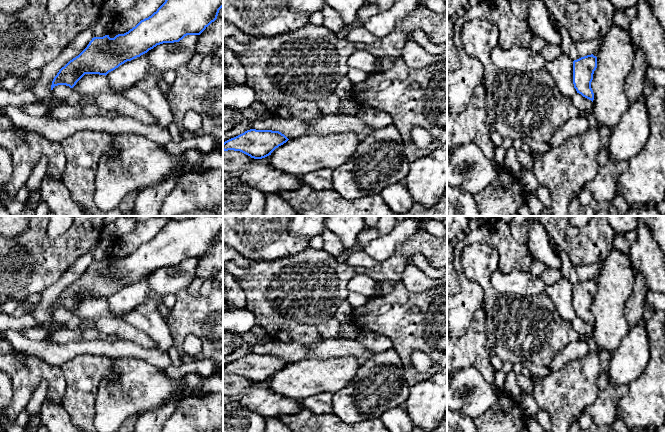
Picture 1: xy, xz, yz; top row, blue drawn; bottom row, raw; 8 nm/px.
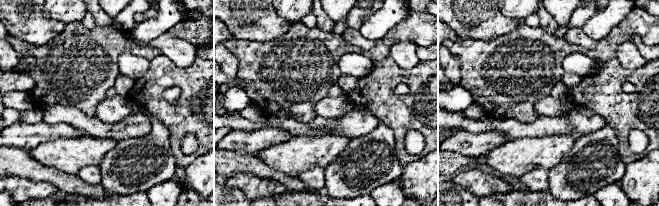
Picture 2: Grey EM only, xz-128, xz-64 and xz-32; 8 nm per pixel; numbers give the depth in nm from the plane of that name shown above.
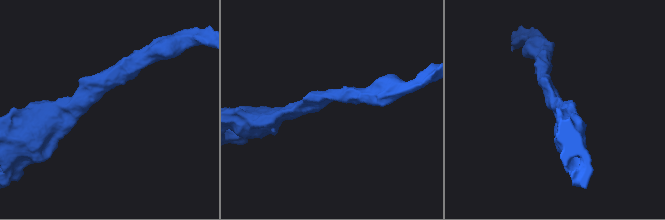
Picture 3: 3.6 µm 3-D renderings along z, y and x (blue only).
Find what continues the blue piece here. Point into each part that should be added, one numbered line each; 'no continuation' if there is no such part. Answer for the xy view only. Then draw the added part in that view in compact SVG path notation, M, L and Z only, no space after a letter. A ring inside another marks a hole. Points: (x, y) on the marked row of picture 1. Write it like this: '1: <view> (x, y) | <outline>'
no continuation

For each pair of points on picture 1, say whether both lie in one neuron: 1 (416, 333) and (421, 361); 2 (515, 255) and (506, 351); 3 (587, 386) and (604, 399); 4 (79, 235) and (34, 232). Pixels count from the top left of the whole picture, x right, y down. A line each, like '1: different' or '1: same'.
1: different
2: different
3: different
4: same

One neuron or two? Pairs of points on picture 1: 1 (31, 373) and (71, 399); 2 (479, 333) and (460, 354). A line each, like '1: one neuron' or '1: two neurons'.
1: two neurons
2: one neuron

